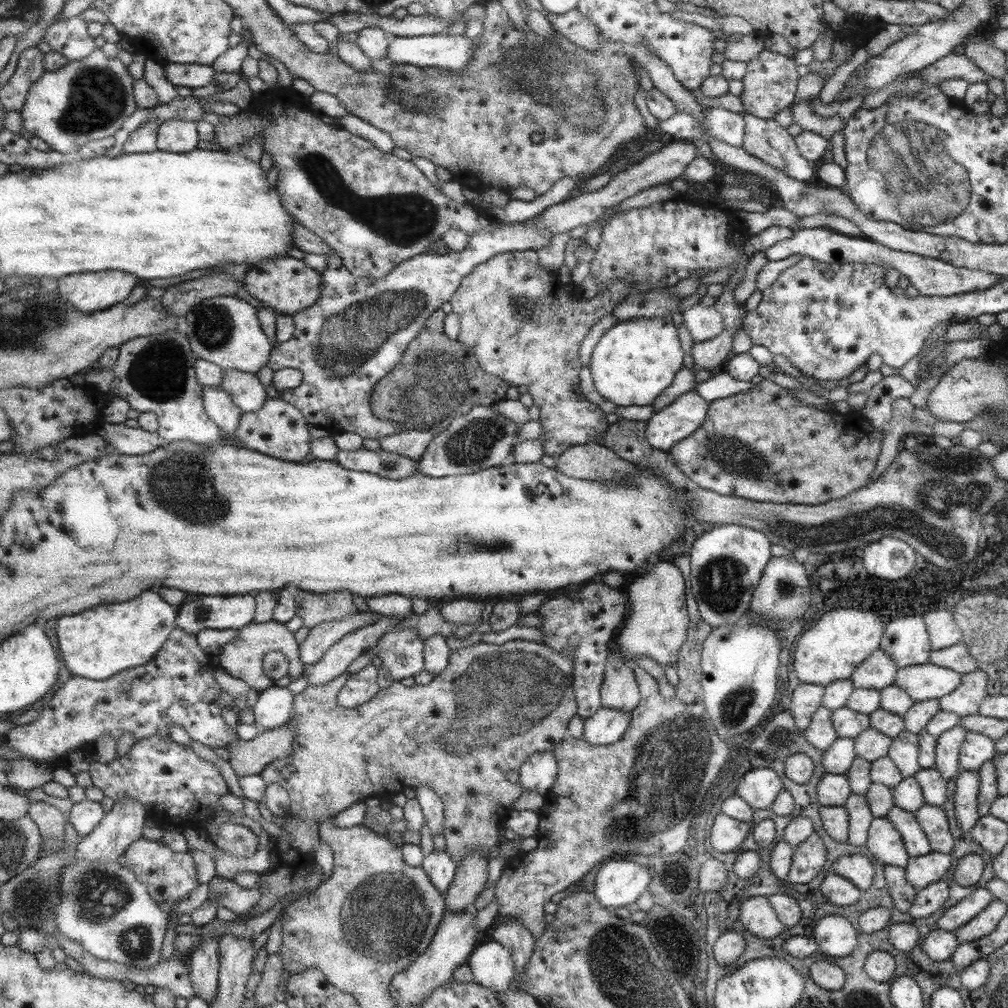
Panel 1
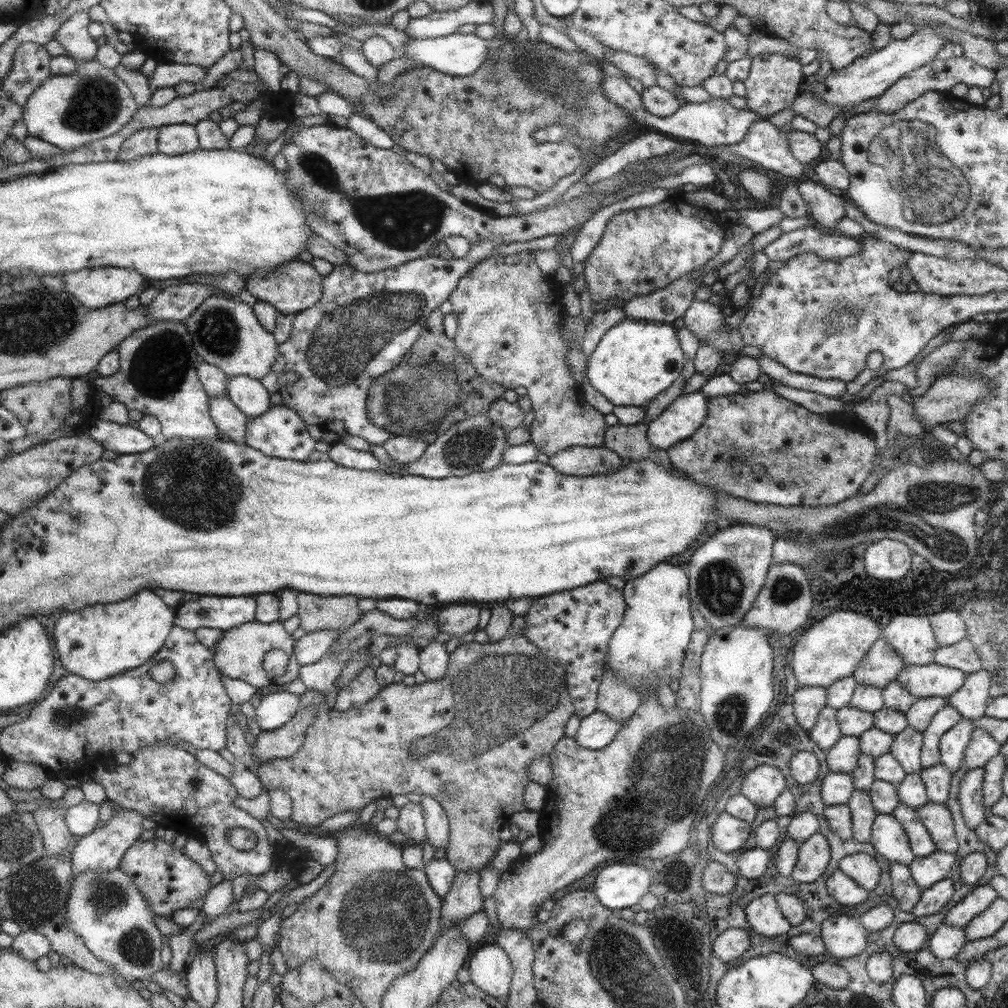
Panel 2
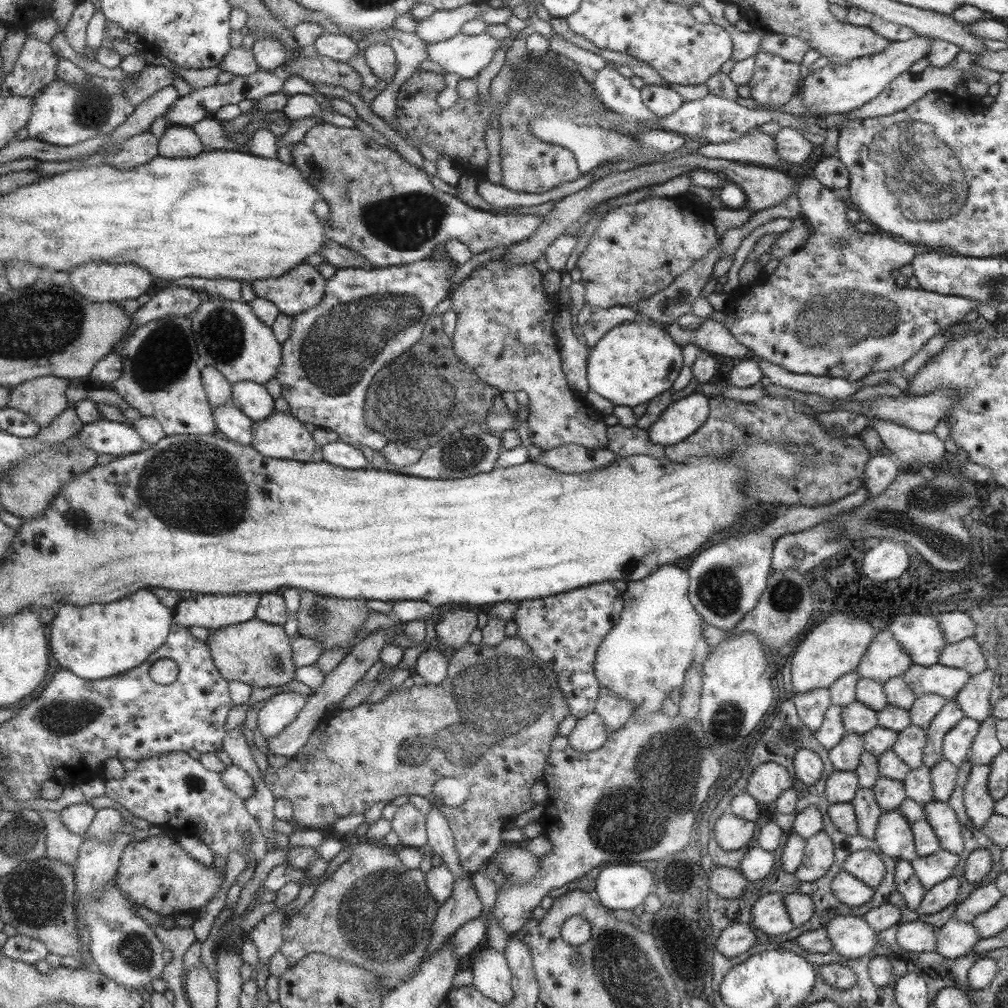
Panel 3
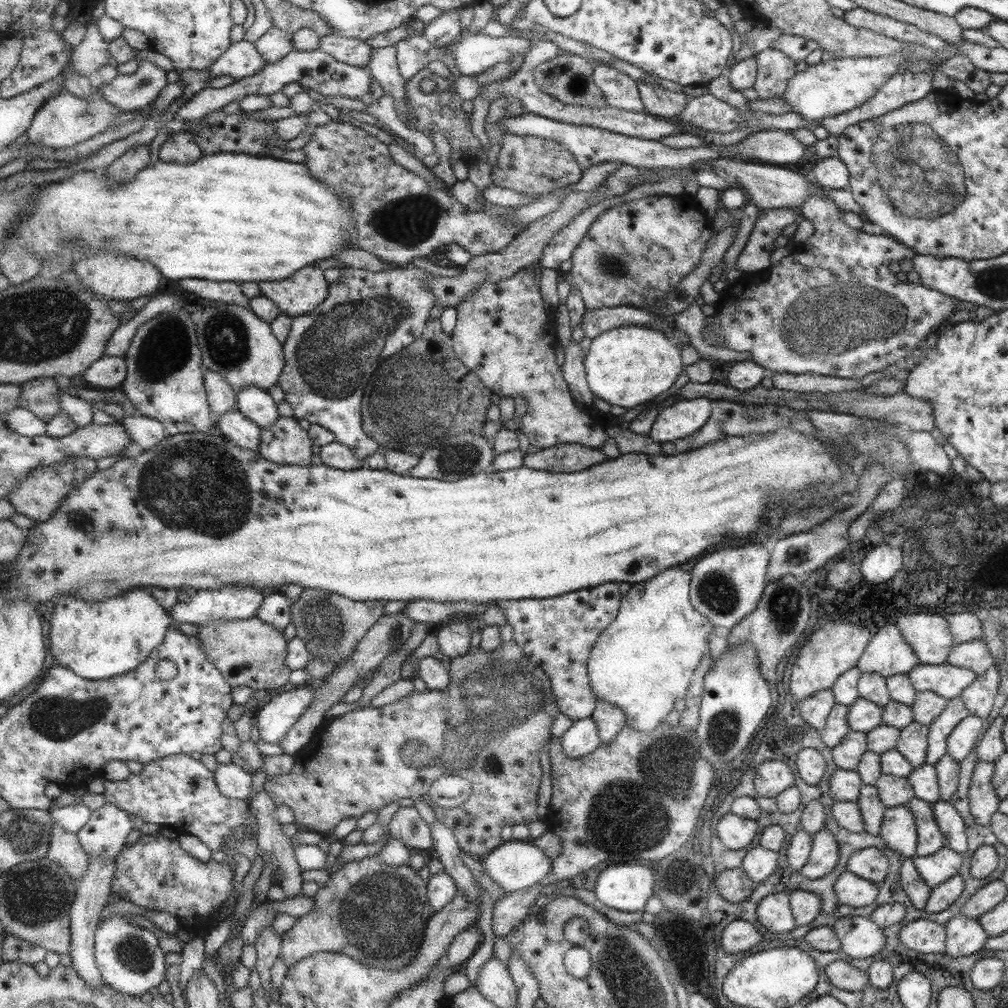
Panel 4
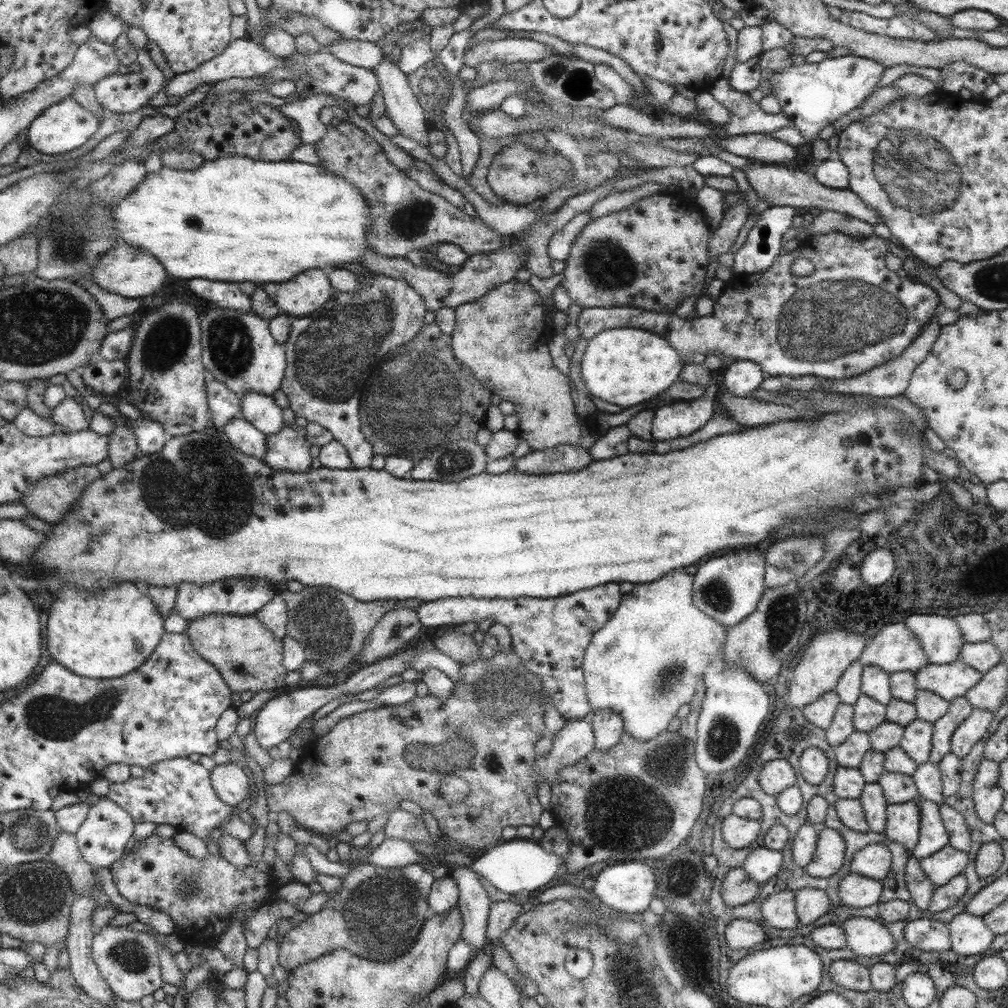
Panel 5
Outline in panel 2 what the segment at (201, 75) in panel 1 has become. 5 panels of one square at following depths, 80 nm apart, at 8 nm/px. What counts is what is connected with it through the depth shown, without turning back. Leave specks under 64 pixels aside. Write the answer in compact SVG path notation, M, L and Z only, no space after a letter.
M159 63L149 80L154 92L163 87L175 88L183 82L190 82L200 88L200 82L206 78L208 70L205 67L177 63Z

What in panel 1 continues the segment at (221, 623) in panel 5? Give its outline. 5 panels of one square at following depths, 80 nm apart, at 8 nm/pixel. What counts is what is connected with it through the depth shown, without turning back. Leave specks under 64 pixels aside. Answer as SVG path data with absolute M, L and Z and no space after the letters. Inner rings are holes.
M275 619L269 622L251 624L240 629L239 636L231 643L225 646L222 653L216 656L216 665L225 669L235 678L243 679L251 688L260 693L271 687L286 687L293 684L295 680L301 678L305 672L307 665L303 662L301 656L301 643L297 642L296 633L289 630L289 627ZM269 652L281 652L287 659L289 664L288 673L281 679L274 680L265 674L263 668L263 660L265 654Z

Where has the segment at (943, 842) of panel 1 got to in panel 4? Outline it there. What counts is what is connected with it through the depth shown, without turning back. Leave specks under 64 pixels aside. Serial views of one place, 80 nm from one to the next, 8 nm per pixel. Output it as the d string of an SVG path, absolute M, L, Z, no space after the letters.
M947 801L933 802L931 808L933 819L944 836L944 847L948 847L963 856L967 850L967 838L961 817Z

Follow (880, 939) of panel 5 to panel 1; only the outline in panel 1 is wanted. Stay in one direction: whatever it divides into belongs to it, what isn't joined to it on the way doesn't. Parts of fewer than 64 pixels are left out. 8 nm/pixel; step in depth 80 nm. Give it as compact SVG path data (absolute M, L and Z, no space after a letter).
M825 916L813 927L811 937L817 943L818 950L830 960L851 953L856 948L857 941L859 941L858 934L859 931L849 919L841 916Z

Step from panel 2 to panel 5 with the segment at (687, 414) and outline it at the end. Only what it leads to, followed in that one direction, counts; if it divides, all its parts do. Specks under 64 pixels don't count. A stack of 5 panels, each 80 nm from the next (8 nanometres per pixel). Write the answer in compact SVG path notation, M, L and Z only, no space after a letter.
M703 395L690 401L674 401L654 409L650 440L672 441L696 433L711 420L713 407L713 400Z

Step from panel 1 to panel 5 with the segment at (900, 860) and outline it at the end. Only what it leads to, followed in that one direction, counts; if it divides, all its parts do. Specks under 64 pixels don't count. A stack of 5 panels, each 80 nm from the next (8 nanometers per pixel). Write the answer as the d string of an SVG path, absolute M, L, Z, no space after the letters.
M919 798L902 804L887 805L883 835L911 854L919 841L920 818Z

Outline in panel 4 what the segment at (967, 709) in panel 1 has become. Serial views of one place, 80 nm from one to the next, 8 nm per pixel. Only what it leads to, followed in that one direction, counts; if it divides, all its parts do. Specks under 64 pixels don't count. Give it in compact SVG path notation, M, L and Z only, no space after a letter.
M991 665L983 674L976 675L975 680L961 691L958 697L967 706L968 714L975 714L985 721L994 714L991 703L999 682L997 671Z

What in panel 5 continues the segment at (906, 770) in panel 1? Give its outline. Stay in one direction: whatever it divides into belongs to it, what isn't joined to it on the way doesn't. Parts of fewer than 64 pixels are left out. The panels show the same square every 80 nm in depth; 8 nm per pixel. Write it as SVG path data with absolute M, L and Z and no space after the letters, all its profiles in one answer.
M916 718L906 724L903 730L898 747L906 752L906 755L915 762L915 765L927 761L930 753L932 724Z

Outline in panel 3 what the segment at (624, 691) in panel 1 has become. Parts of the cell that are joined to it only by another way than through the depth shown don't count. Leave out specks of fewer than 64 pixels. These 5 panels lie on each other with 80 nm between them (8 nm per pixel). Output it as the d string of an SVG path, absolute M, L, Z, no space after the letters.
M600 687L594 712L604 720L609 734L627 722L627 719L632 716L632 708L634 706L630 700L615 696L607 689Z

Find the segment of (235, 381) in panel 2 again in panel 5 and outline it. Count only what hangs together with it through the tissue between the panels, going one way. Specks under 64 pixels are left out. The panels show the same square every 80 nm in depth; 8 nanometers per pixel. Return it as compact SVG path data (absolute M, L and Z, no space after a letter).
M247 393L242 398L242 414L257 430L267 436L279 434L283 424L283 409L271 395Z

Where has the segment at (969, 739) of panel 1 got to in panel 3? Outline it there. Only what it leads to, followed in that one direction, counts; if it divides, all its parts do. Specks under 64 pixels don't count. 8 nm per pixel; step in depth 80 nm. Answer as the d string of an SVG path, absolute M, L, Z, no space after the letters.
M989 715L980 722L978 733L972 738L972 746L968 750L965 761L973 764L989 764L991 759L1002 749L995 736L995 718Z

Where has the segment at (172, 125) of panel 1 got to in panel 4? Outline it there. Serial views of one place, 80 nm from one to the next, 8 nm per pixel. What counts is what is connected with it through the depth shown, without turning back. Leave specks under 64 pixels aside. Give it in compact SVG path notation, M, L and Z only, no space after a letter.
M183 130L169 135L158 152L159 160L176 163L197 162L203 155L203 149L196 138Z

